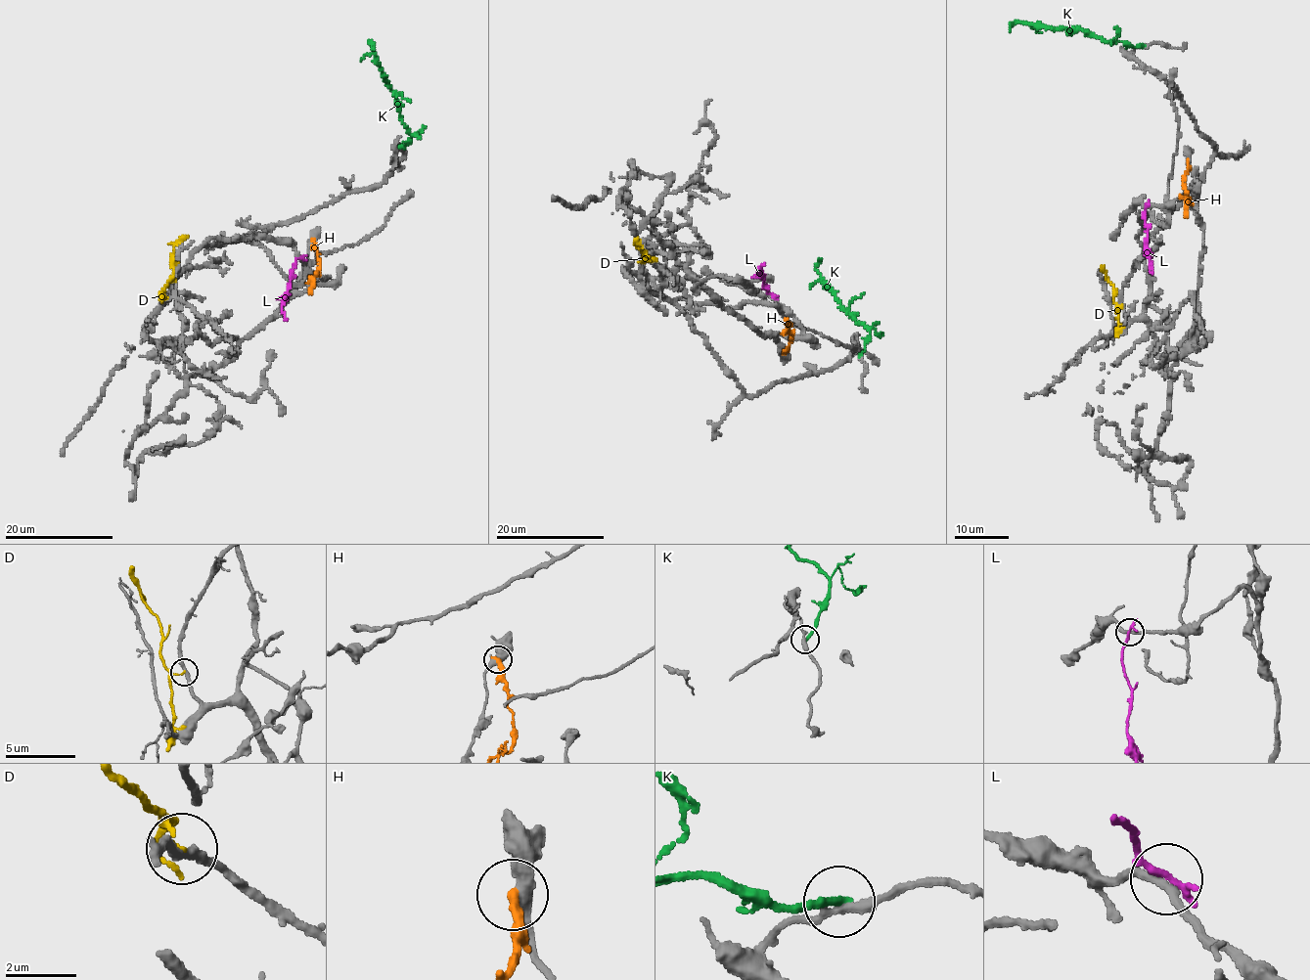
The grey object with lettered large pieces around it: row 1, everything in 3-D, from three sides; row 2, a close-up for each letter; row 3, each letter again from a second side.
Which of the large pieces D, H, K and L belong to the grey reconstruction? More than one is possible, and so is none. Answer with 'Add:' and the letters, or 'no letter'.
Add: no letter

